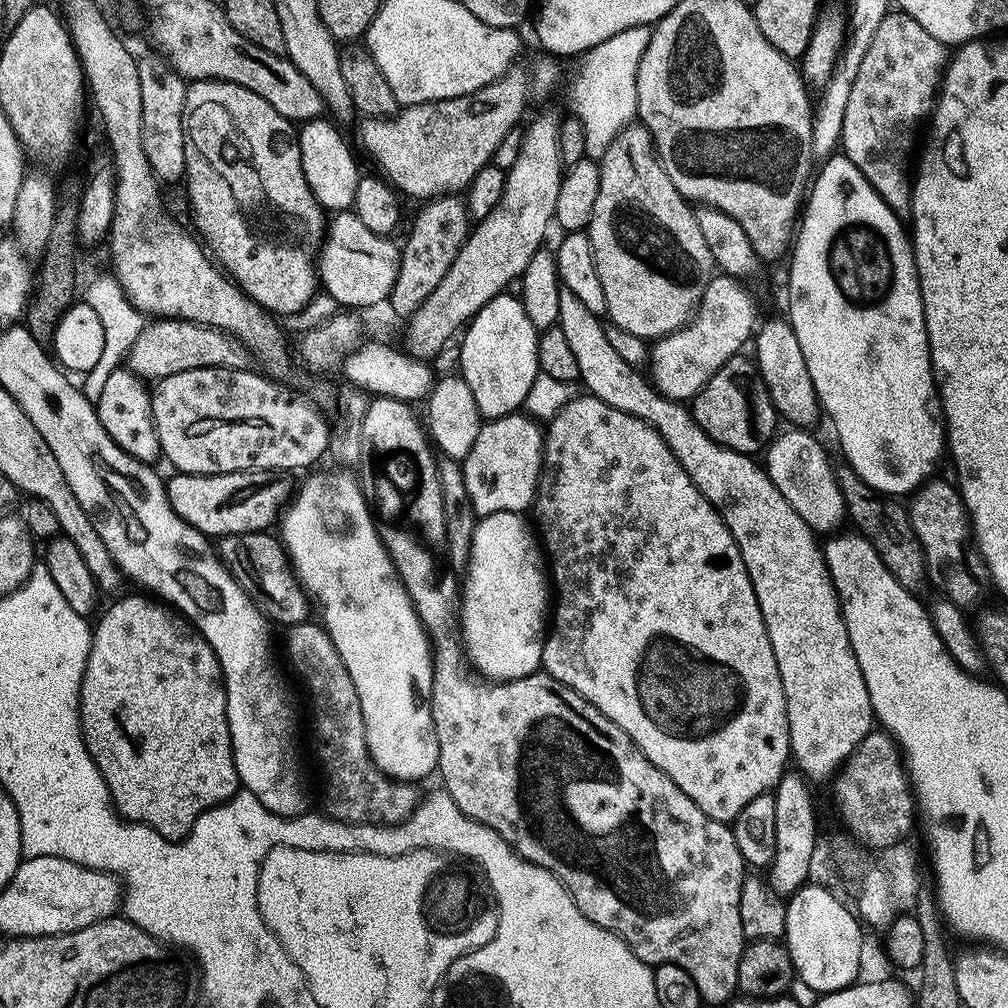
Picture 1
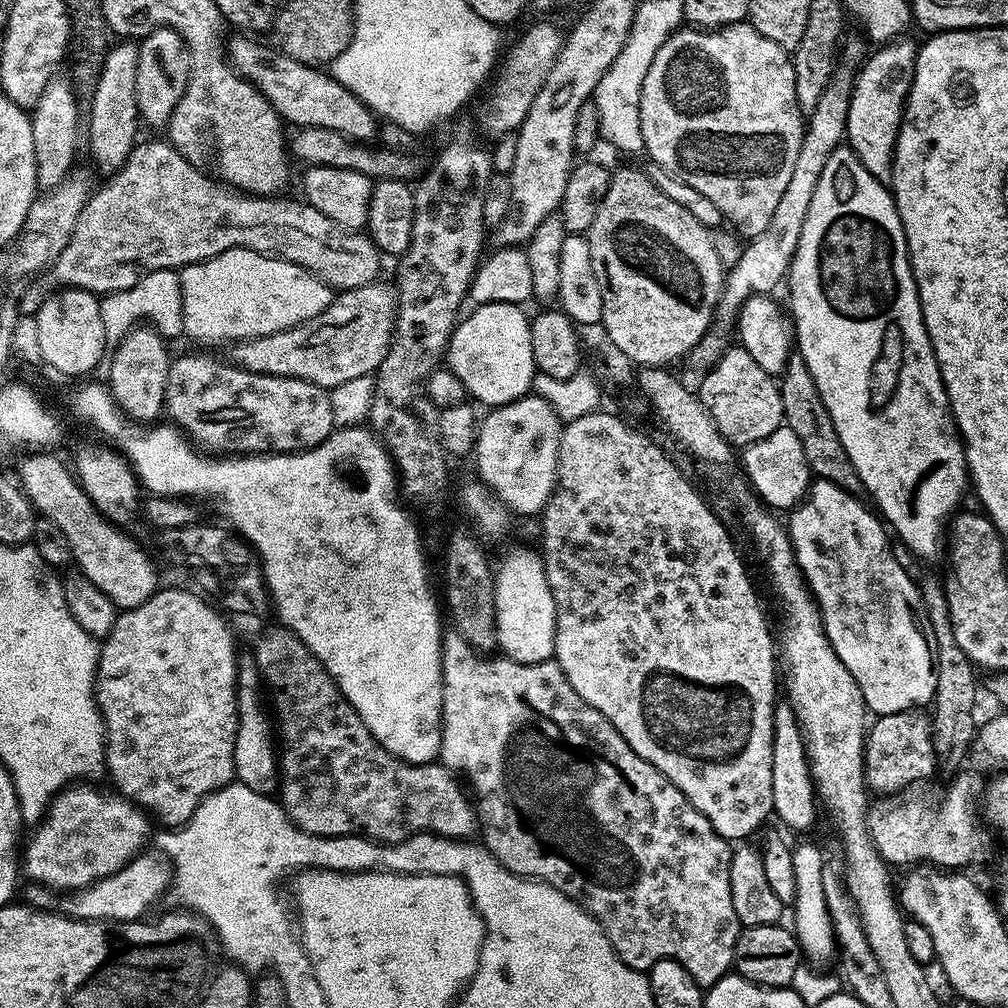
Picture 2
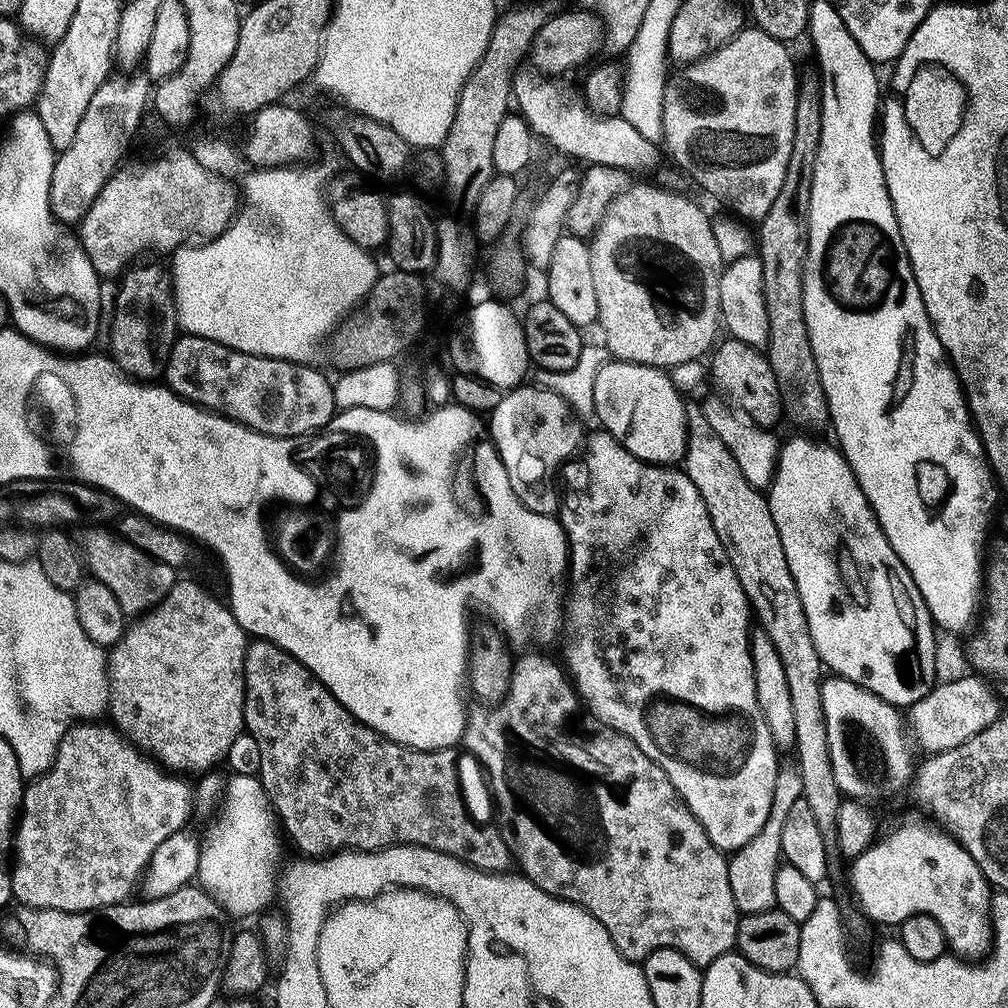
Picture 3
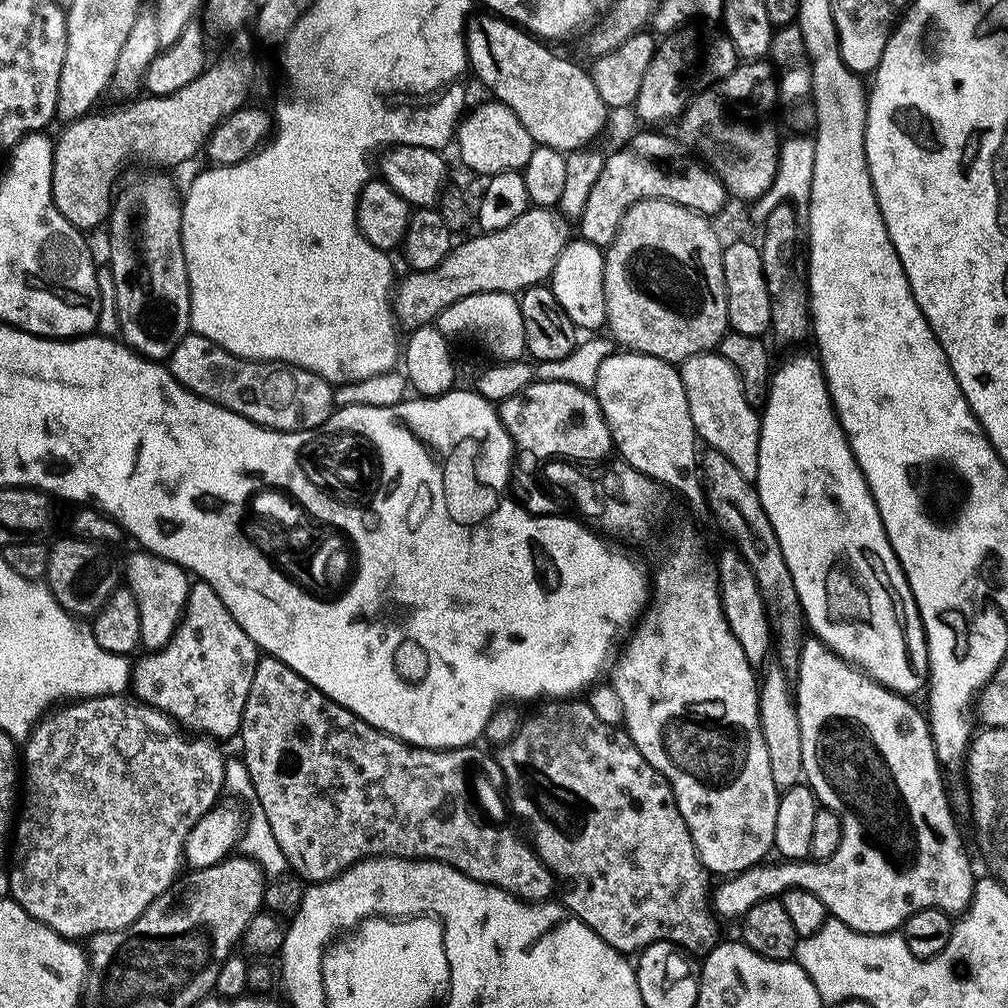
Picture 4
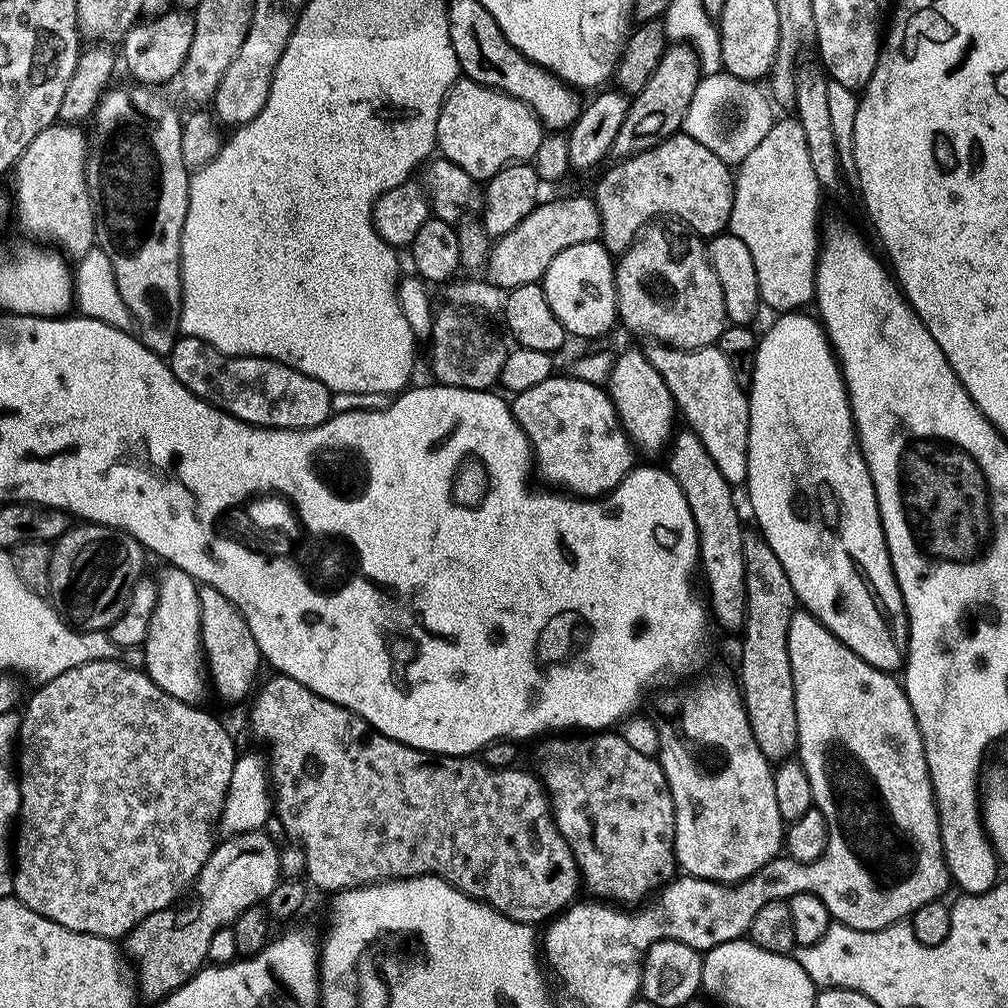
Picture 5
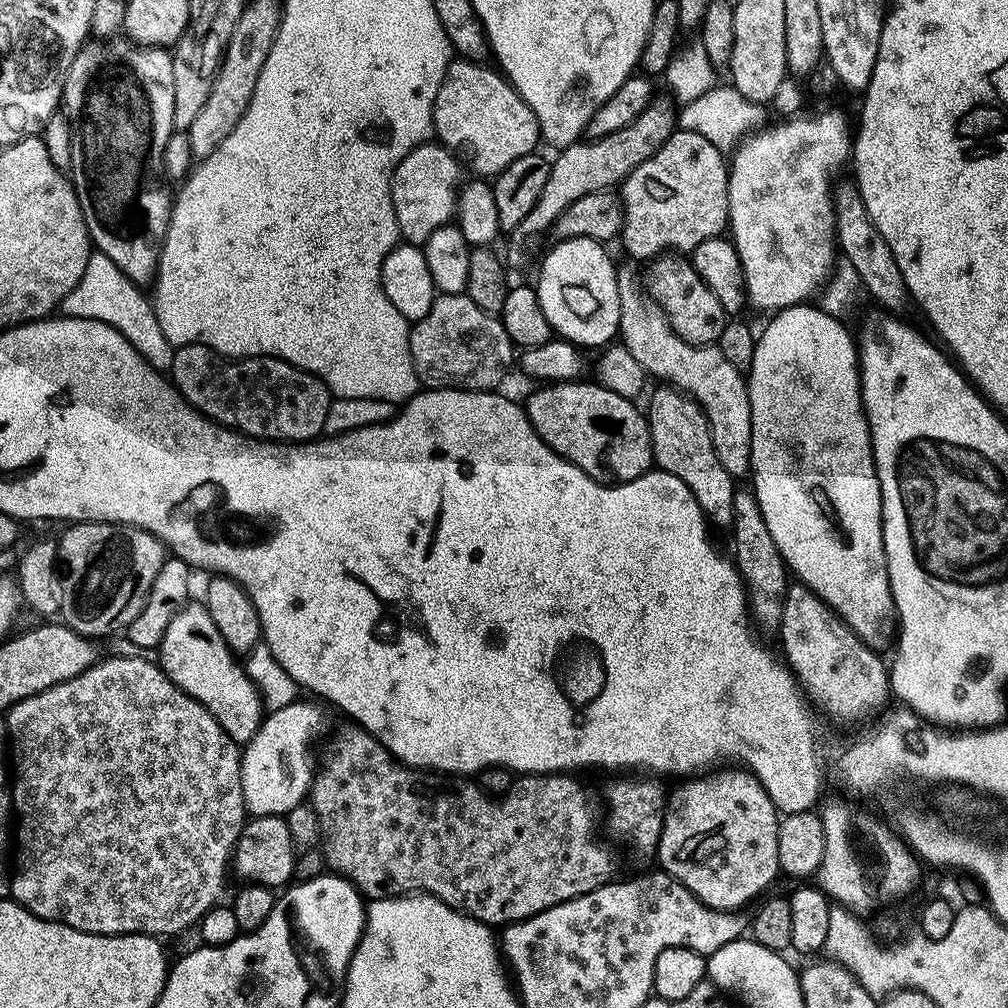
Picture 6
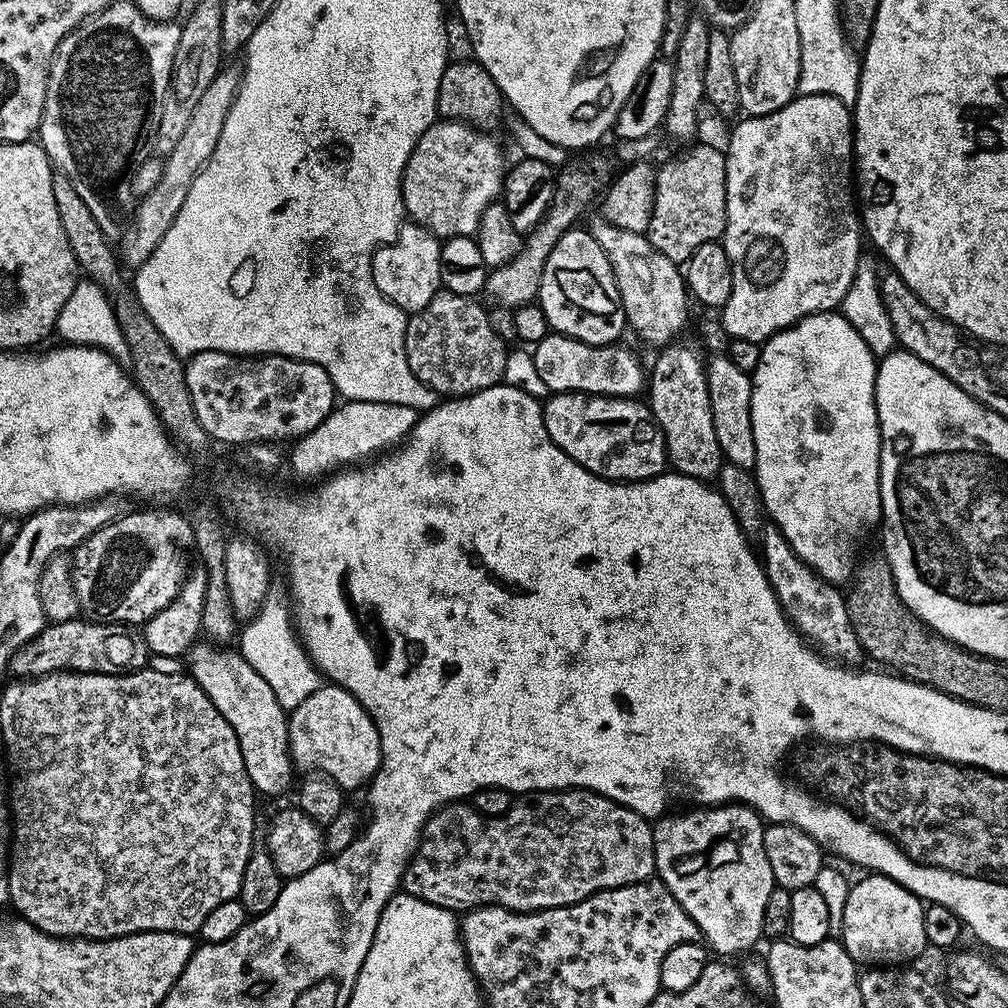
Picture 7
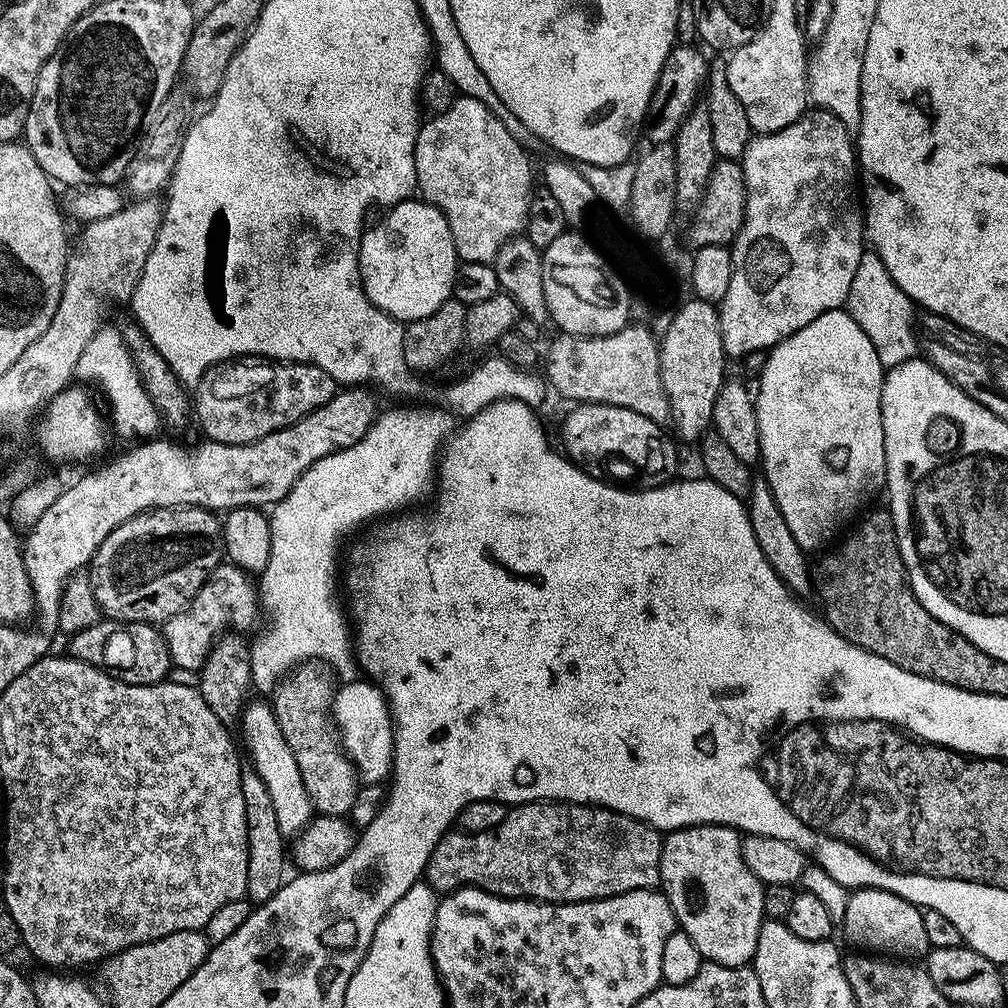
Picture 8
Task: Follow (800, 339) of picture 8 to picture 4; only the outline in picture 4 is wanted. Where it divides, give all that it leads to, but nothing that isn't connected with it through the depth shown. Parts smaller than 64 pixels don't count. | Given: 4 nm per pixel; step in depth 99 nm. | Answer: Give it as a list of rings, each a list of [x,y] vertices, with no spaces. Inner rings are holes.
[[[815,355],[812,356],[792,356],[788,361],[785,362],[784,365],[781,366],[780,369],[773,371],[771,373],[769,382],[768,382],[768,394],[766,399],[763,401],[762,411],[759,413],[760,418],[760,441],[758,442],[758,470],[756,471],[756,479],[754,481],[756,486],[756,493],[758,494],[758,498],[762,502],[762,510],[766,510],[766,518],[770,518],[770,526],[774,530],[774,534],[778,538],[778,546],[782,546],[782,558],[786,558],[786,566],[790,570],[790,578],[794,582],[794,590],[798,594],[798,598],[800,599],[800,609],[804,612],[804,618],[807,624],[807,627],[810,629],[811,635],[815,637],[815,639],[819,640],[821,644],[826,645],[831,652],[836,653],[836,655],[840,656],[844,660],[848,661],[850,664],[855,664],[860,671],[864,672],[866,675],[871,676],[873,680],[879,682],[884,688],[889,688],[891,692],[898,692],[902,696],[911,697],[913,695],[912,692],[916,692],[920,688],[920,672],[916,669],[916,664],[912,661],[912,648],[918,647],[918,649],[925,643],[924,641],[924,631],[920,626],[916,626],[920,624],[920,616],[919,610],[916,608],[915,599],[912,597],[912,591],[910,590],[910,586],[908,585],[908,580],[904,577],[904,571],[902,570],[902,566],[898,562],[898,558],[894,554],[894,550],[890,546],[890,542],[888,541],[888,535],[886,534],[886,530],[884,529],[884,523],[882,522],[882,518],[880,517],[880,511],[878,510],[878,506],[874,502],[874,498],[872,497],[872,491],[870,490],[870,486],[866,482],[866,478],[862,474],[862,470],[858,466],[858,462],[856,461],[856,455],[852,453],[852,447],[848,444],[848,436],[842,430],[842,426],[840,425],[839,418],[836,417],[836,409],[832,407],[832,400],[828,397],[828,383],[824,381],[824,370],[820,366],[819,359]]]

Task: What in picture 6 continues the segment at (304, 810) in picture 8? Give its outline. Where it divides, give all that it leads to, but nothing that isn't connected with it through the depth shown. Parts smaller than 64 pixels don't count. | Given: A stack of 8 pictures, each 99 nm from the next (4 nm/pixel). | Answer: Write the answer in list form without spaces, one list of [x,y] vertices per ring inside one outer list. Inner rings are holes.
[[[189,602],[166,626],[166,634],[158,649],[158,663],[164,672],[182,691],[190,694],[223,726],[234,743],[247,744],[260,729],[260,721],[266,715],[264,701],[254,682],[248,677],[237,653],[224,641],[214,618],[200,602]]]

